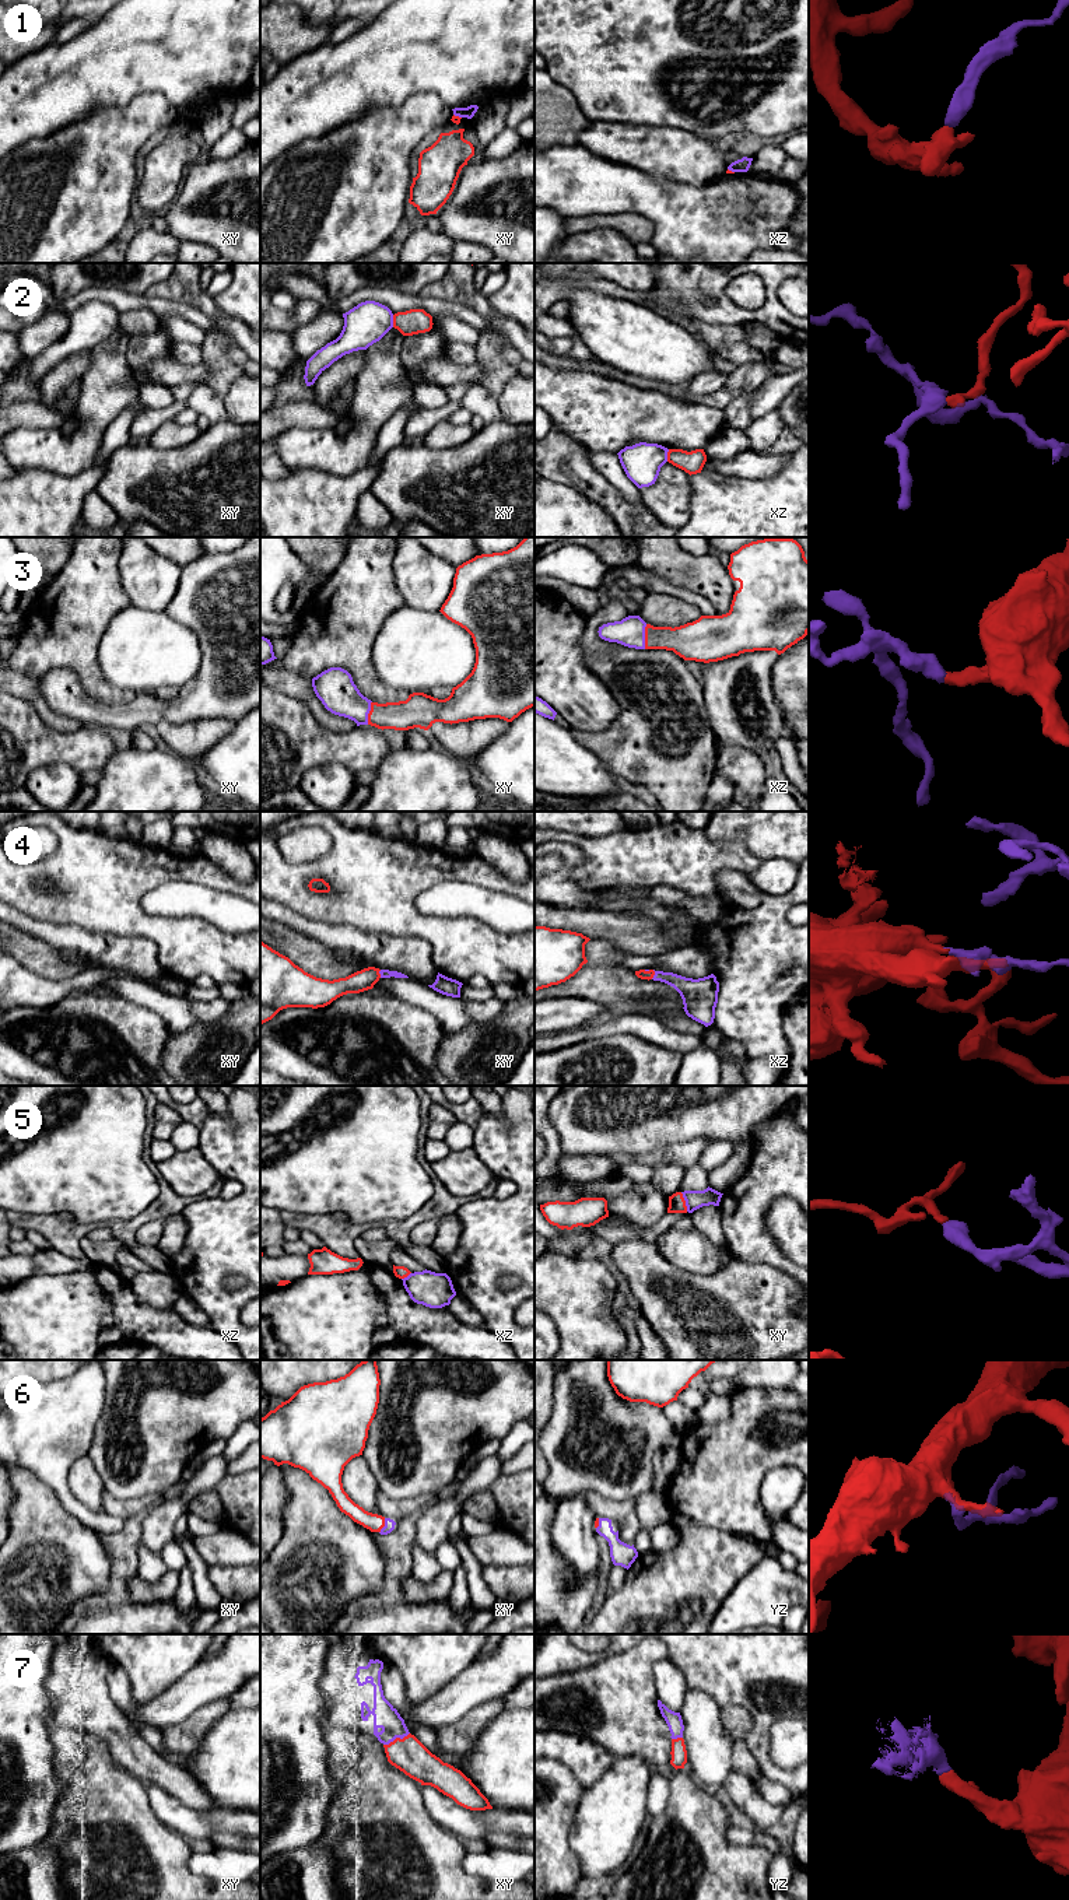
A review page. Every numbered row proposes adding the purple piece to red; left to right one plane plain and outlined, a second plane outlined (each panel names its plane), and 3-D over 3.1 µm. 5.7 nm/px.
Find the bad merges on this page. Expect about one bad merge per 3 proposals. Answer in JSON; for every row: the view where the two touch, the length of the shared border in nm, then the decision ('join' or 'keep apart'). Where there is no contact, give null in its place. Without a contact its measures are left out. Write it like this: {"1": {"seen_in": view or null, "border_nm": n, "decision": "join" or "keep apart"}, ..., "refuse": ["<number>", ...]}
{"1": {"seen_in": "xy", "border_nm": 50, "decision": "keep apart"}, "2": {"seen_in": "xy", "border_nm": 70, "decision": "keep apart"}, "3": {"seen_in": "xz", "border_nm": 140, "decision": "join"}, "4": {"seen_in": "xz", "border_nm": 60, "decision": "join"}, "5": {"seen_in": "xy", "border_nm": 120, "decision": "keep apart"}, "6": {"seen_in": "xy", "border_nm": 90, "decision": "join"}, "7": {"seen_in": "xy", "border_nm": 170, "decision": "join"}, "refuse": ["1", "2", "5"]}

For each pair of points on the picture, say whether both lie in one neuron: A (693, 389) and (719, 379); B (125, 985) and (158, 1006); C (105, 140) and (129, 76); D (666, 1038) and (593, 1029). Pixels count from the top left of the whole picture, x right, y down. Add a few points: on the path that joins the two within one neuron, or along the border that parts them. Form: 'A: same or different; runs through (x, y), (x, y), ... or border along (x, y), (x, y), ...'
A: same; runs through (700, 386), (712, 381)
B: same; runs through (133, 989), (150, 998)
C: different; border along (147, 93), (87, 118)
D: same; runs through (648, 1027), (612, 1027)

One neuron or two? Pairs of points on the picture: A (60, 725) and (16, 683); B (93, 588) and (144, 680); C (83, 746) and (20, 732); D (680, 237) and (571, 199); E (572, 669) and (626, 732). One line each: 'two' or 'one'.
A: one
B: two
C: one
D: one
E: two

